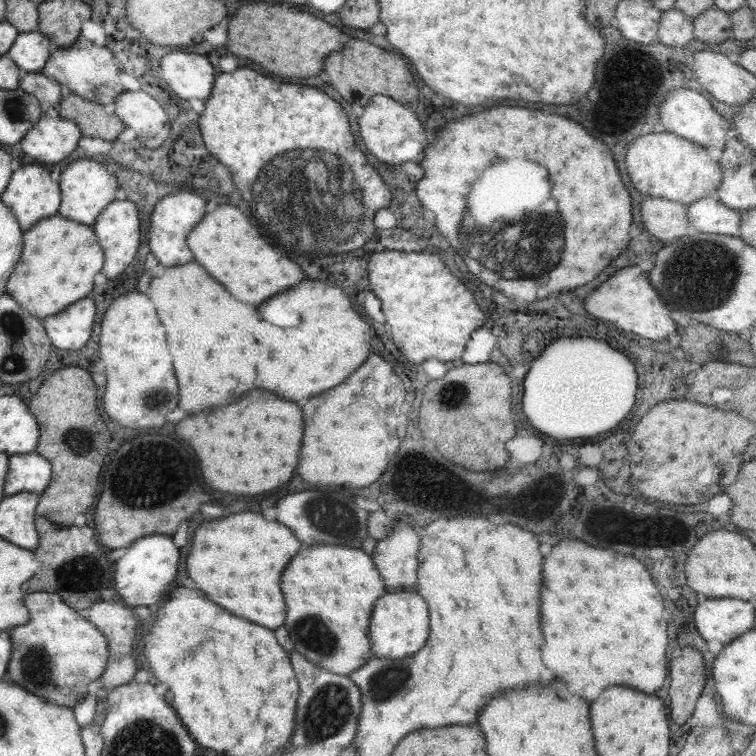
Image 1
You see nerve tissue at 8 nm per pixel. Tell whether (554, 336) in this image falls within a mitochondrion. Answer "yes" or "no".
no

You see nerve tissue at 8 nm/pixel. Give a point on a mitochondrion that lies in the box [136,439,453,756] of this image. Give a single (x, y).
(328, 710)

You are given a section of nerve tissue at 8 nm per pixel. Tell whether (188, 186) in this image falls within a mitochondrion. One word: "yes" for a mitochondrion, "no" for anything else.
no

